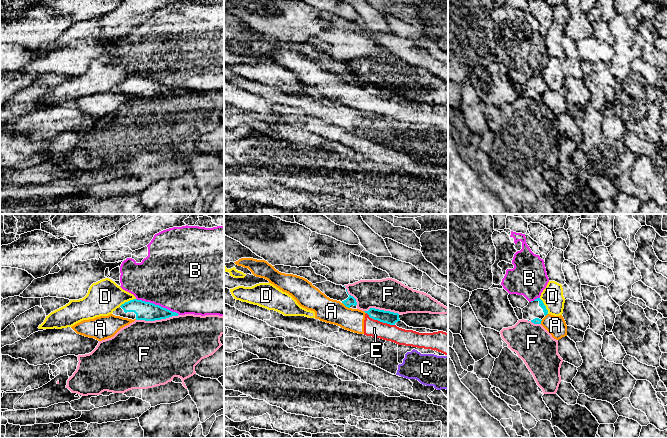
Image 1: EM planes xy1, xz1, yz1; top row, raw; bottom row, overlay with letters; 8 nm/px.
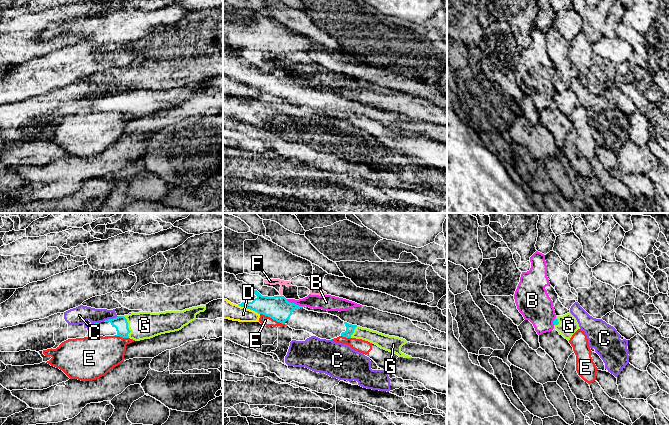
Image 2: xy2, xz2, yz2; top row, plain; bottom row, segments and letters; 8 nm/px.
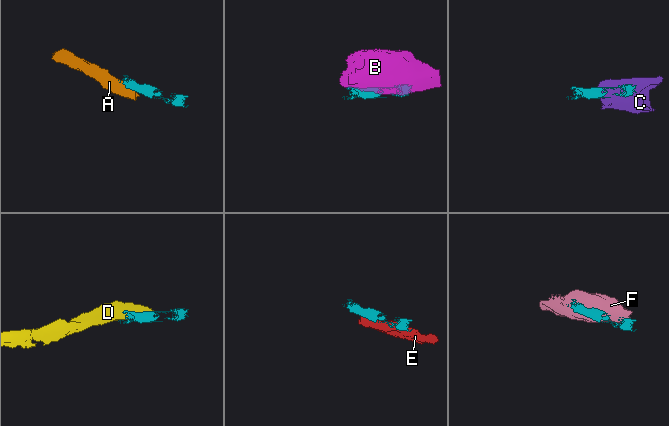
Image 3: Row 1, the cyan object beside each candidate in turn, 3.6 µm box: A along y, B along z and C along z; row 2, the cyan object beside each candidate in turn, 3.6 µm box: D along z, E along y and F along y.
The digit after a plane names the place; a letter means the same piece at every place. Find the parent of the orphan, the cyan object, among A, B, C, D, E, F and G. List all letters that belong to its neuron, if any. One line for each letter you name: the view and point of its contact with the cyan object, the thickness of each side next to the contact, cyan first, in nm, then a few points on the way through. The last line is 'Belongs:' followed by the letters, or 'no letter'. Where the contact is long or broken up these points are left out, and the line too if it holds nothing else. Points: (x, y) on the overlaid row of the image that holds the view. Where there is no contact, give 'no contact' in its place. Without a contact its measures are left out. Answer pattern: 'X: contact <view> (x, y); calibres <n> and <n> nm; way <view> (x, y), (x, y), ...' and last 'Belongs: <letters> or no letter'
G: contact xy2 (127, 327); calibres 110 and 220 nm; way xy2 (120, 323), (127, 327), (144, 325)
Belongs: G

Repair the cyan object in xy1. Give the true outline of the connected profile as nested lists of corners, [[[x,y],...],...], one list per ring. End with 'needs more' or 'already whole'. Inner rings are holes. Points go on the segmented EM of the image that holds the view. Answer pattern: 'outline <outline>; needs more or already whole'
outline [[[137,299],[125,302],[113,311],[112,314],[132,320],[136,319],[145,321],[161,320],[179,315],[178,313],[172,312],[159,305]]]; needs more

